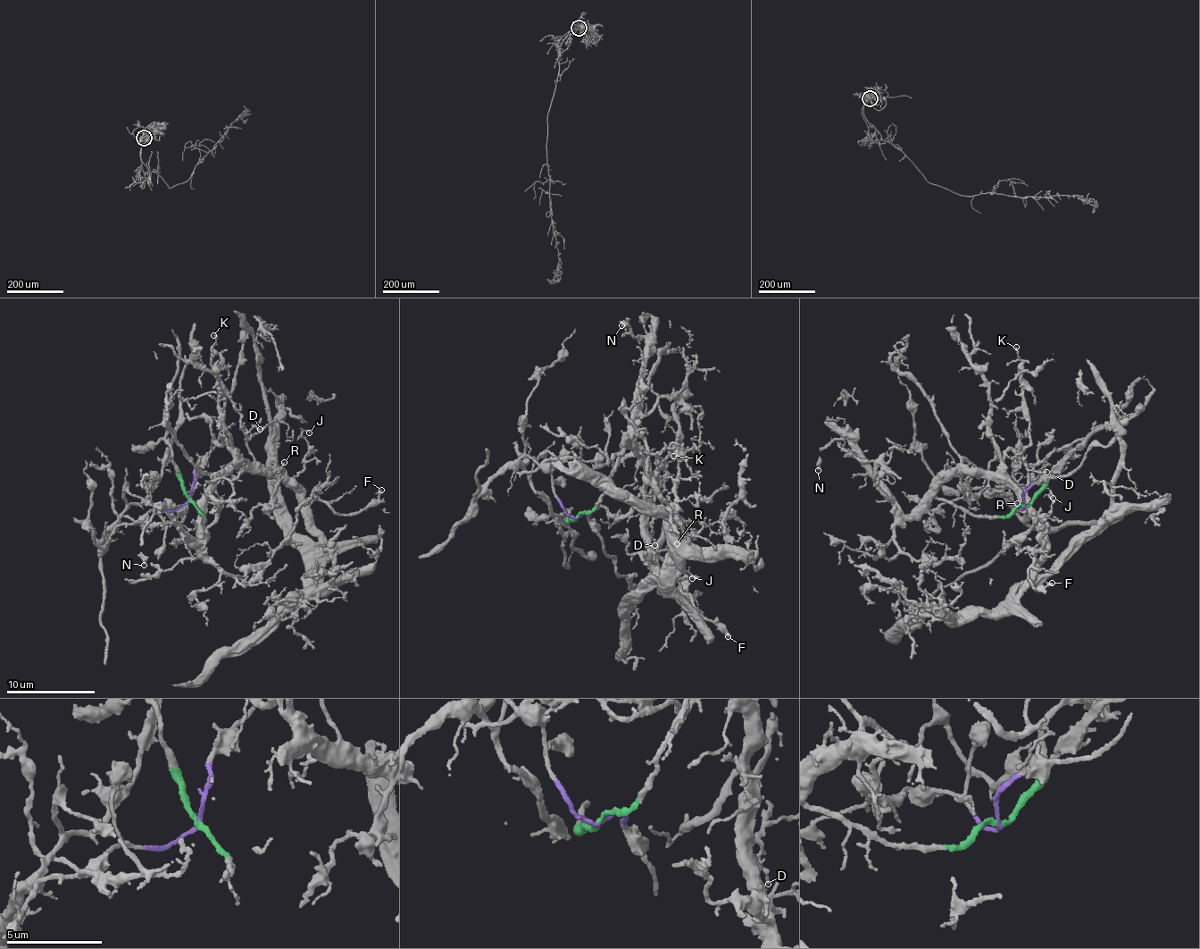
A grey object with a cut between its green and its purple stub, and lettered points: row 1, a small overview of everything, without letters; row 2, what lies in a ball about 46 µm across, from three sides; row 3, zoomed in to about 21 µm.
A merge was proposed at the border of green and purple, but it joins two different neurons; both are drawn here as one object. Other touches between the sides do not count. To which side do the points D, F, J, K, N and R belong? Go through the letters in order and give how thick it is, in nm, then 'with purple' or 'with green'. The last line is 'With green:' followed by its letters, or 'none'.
D: calibre 140 nm; with green
F: calibre 180 nm; with green
J: calibre 80 nm; with green
K: calibre 140 nm; with green
N: calibre 280 nm; with green
R: calibre 160 nm; with green
With green: D, F, J, K, N, R

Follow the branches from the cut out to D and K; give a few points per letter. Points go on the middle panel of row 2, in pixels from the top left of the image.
D: (577, 516), (590, 510), (619, 453), (630, 446), (638, 465), (645, 469), (646, 524), (654, 546)
K: (577, 516), (590, 510), (619, 453), (630, 446), (645, 469), (647, 534), (655, 512), (655, 471), (674, 456)

